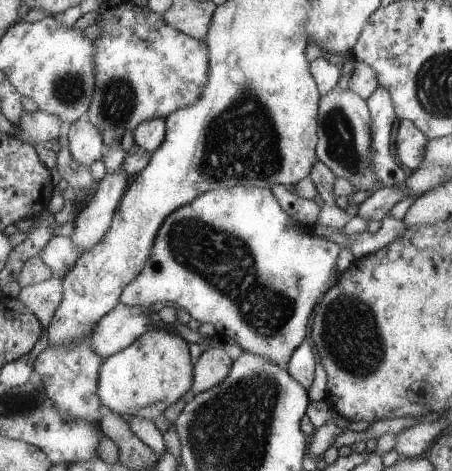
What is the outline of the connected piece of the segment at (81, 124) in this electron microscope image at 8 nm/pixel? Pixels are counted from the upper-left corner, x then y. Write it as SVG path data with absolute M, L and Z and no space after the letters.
M79 119L67 127L72 157L80 165L91 168L97 160L103 158L106 146L100 133L93 123L87 119Z

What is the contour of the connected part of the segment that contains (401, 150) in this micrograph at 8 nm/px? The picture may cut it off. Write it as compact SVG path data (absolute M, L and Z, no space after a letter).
M399 120L395 130L395 153L405 169L414 172L420 168L429 141L430 138L414 122Z

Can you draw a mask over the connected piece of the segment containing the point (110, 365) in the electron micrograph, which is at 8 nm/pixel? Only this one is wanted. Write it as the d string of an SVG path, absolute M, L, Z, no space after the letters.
M163 325L159 328L147 331L142 334L130 347L121 352L107 357L99 371L98 393L102 403L111 409L115 414L121 416L131 415L149 420L155 420L163 414L171 404L179 402L189 390L192 390L194 383L194 364L189 354L189 342L179 332L171 334Z

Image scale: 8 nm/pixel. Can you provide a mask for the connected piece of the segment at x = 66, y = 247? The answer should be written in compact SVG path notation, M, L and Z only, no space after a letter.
M55 234L38 255L52 268L55 278L63 280L82 254L71 238Z

